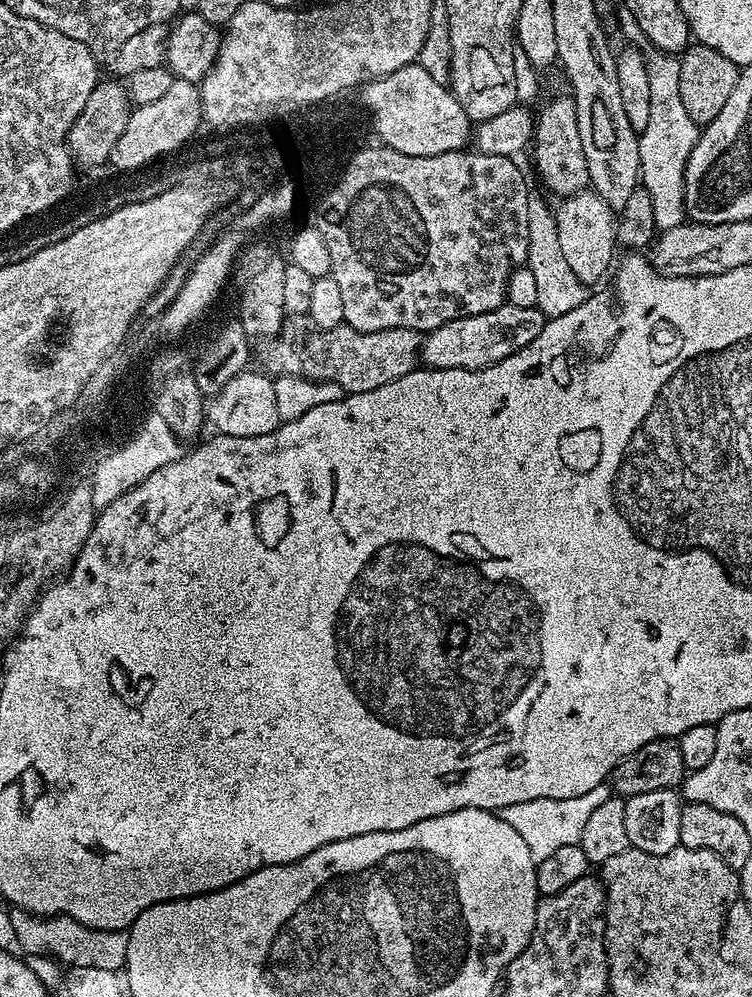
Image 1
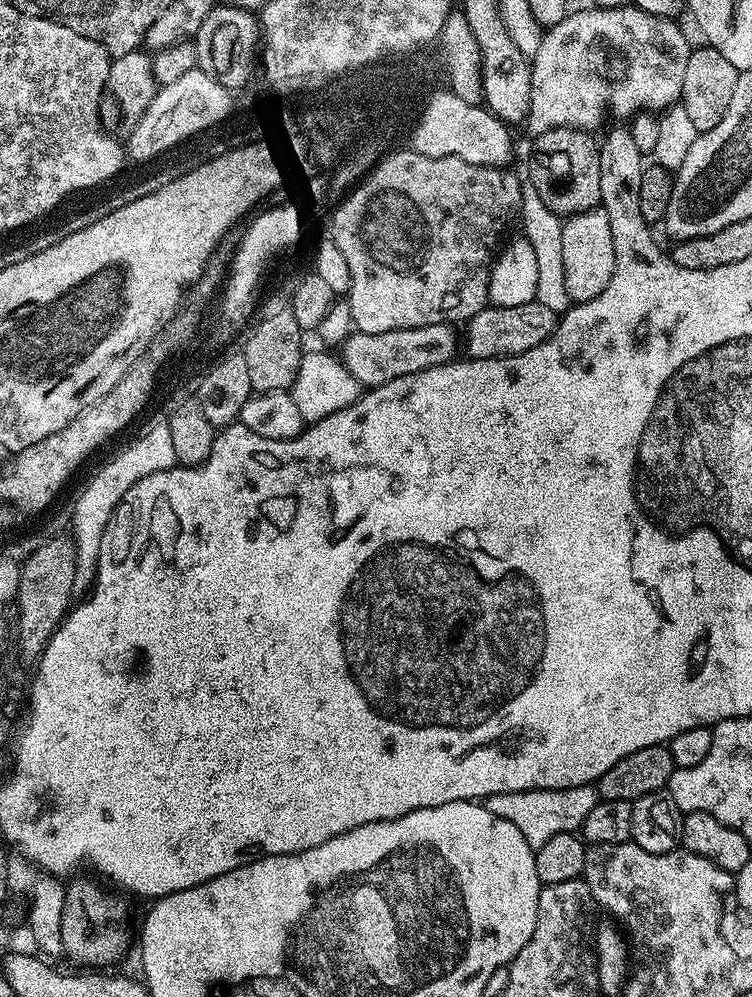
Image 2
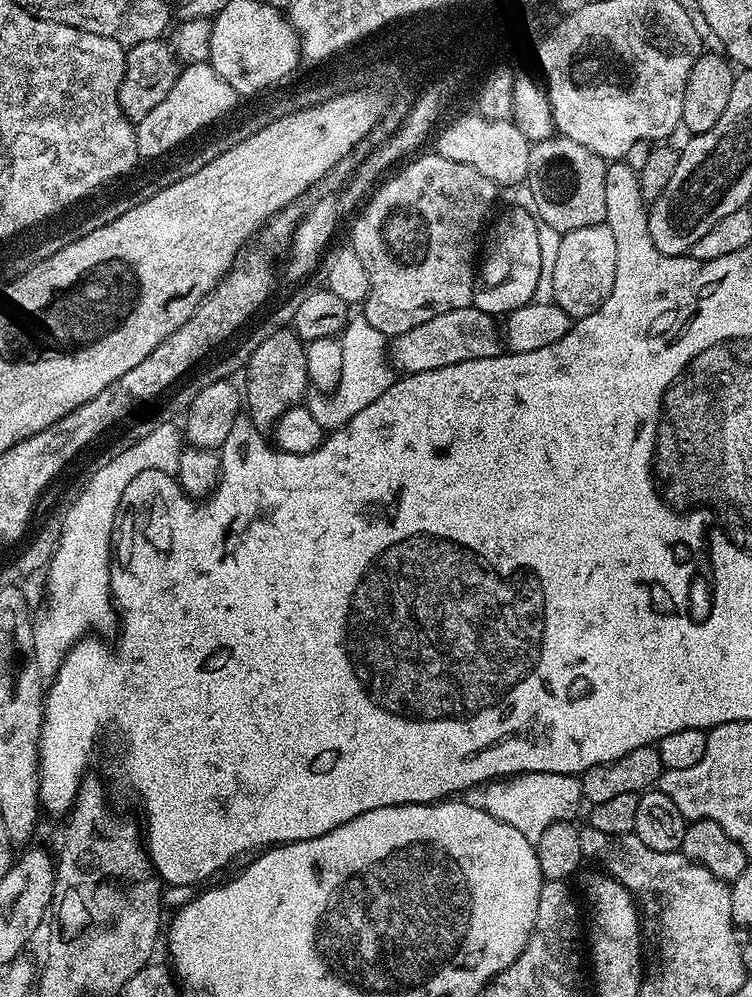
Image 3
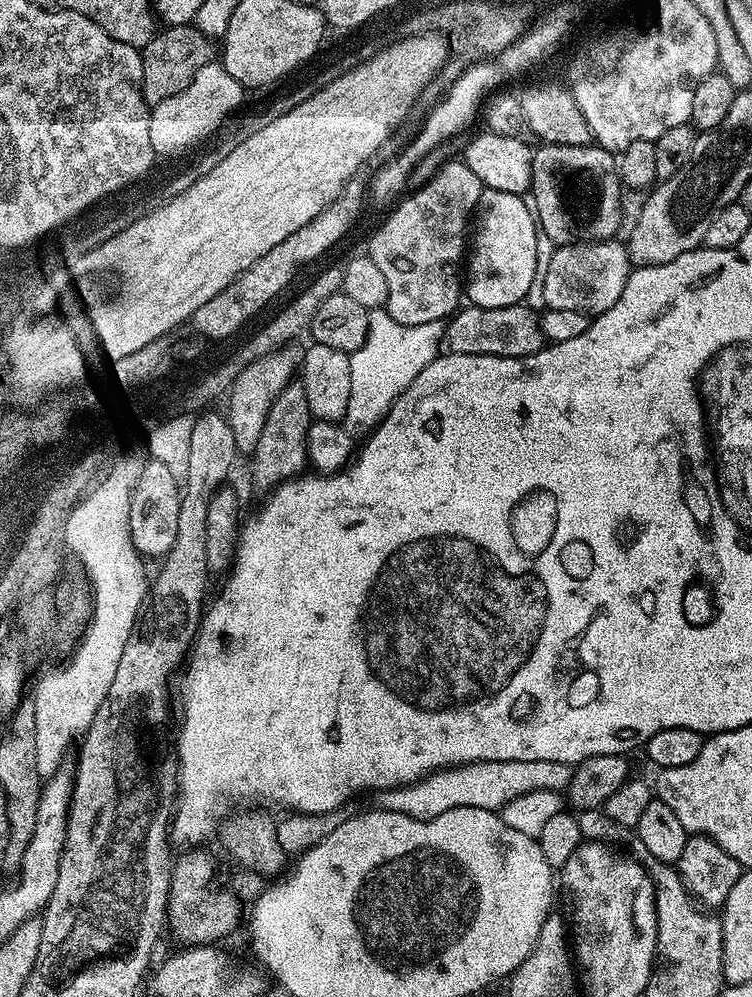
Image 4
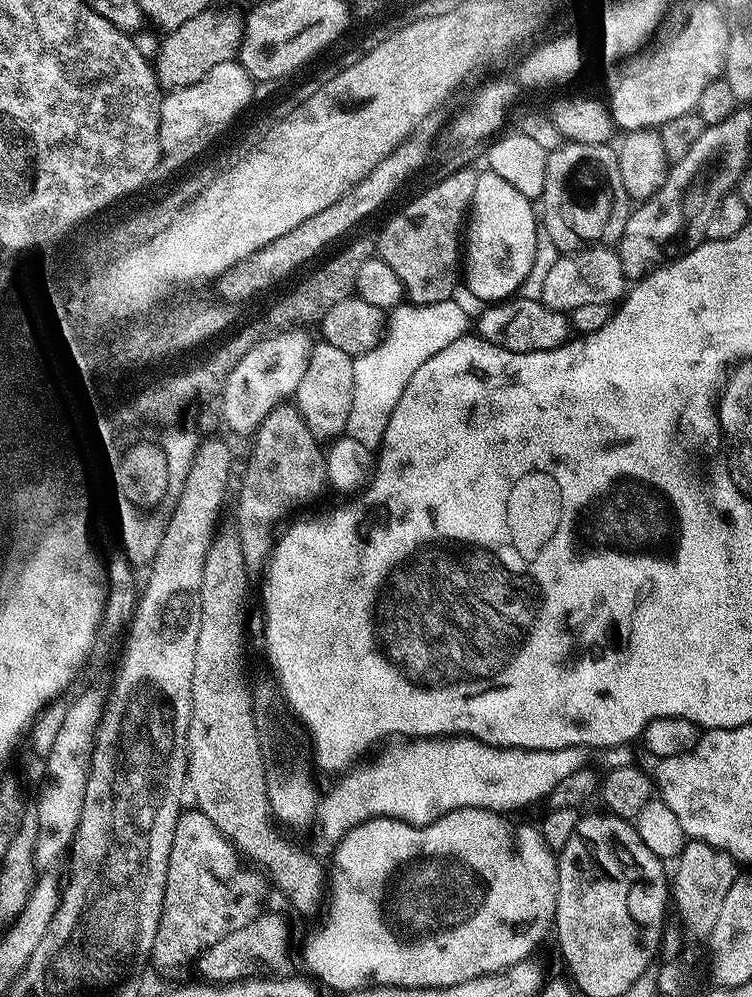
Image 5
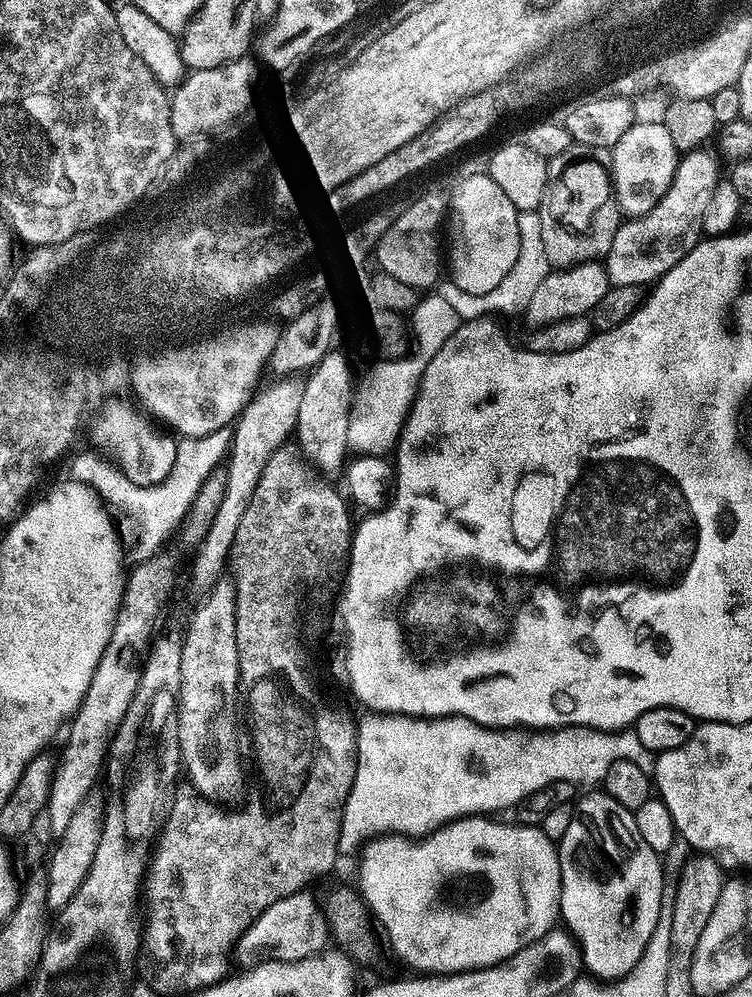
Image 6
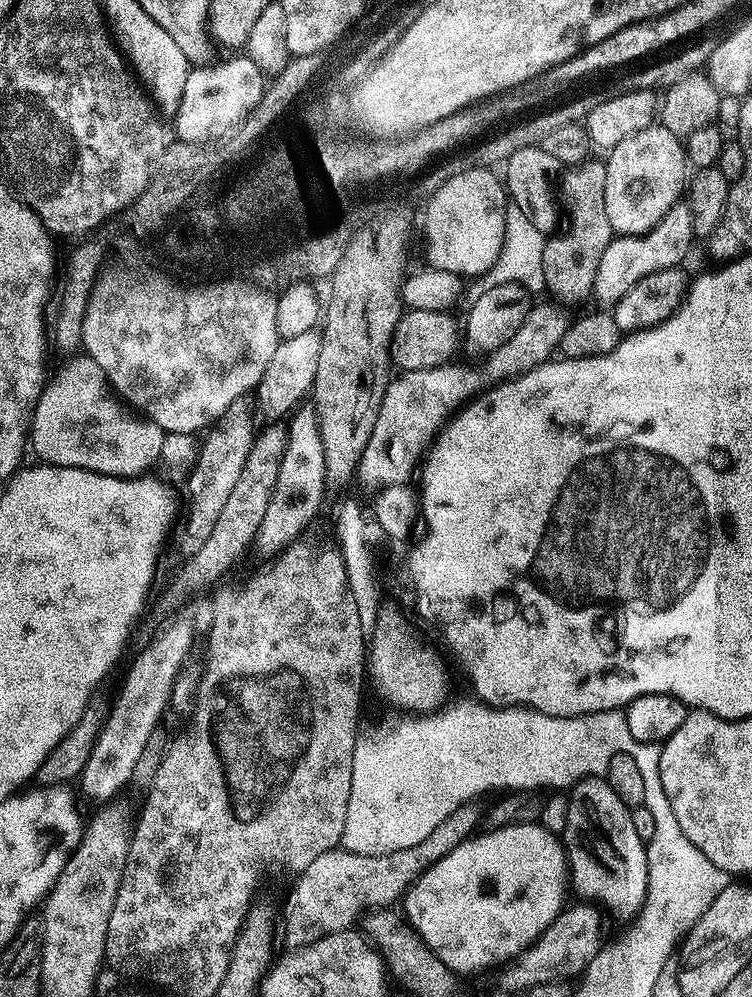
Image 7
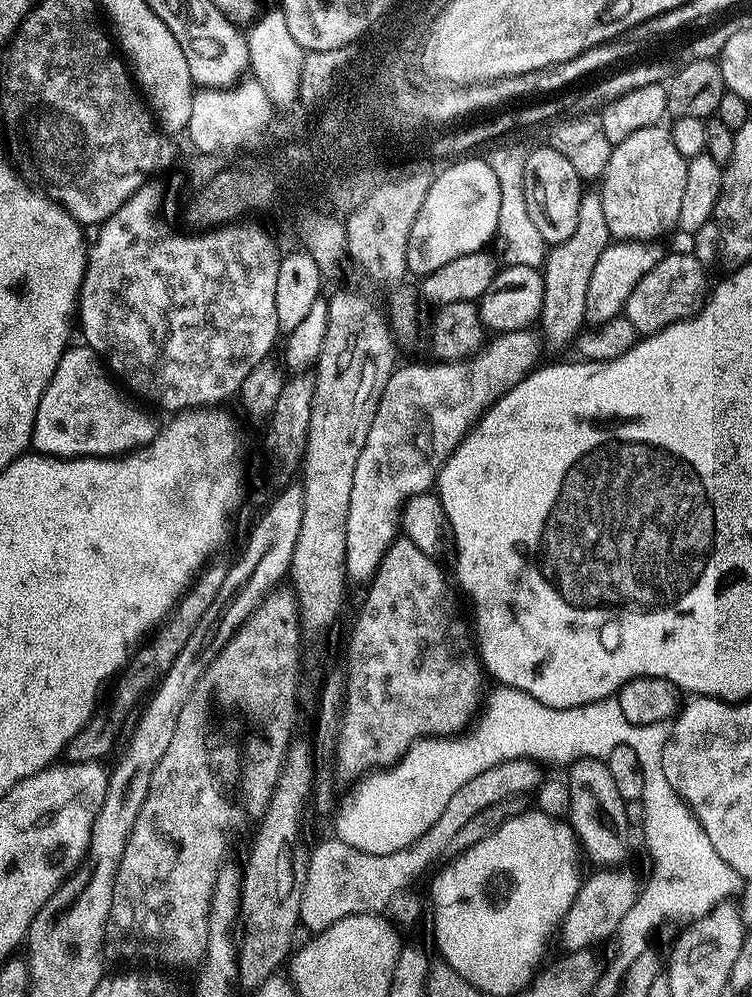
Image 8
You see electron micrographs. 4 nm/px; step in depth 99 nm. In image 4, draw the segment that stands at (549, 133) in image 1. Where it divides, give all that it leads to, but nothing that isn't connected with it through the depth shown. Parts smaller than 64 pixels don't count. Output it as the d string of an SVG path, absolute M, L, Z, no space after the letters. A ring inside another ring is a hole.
M541 143L539 147L532 153L530 189L530 200L534 205L539 231L545 237L548 235L556 246L579 244L582 240L613 239L620 228L620 192L622 193L617 157L595 143L582 146Z

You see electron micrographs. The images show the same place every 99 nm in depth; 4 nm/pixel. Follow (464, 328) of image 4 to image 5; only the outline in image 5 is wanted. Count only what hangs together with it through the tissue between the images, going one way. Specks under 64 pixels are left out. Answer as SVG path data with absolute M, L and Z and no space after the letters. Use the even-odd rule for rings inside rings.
M509 298L493 306L485 307L474 324L475 331L486 342L502 346L511 352L549 352L569 343L574 329L563 312L553 312L539 299ZM569 335L569 336L568 336Z

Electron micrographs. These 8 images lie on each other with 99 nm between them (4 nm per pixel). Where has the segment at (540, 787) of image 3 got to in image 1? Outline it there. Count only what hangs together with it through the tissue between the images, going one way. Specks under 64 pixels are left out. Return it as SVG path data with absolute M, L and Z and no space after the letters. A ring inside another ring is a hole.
M607 783L594 786L594 790L586 790L586 794L578 794L578 798L534 798L534 802L514 802L514 806L499 809L498 815L526 842L530 854L537 862L550 858L554 850L562 846L579 844L582 838L582 829L590 819L590 814L596 807L602 806L610 795Z

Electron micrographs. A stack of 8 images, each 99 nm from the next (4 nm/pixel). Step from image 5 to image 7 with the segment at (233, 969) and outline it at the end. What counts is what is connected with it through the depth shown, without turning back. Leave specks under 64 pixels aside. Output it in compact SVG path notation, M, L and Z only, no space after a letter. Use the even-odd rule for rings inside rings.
M475 803L464 804L446 818L418 846L410 846L406 850L398 850L389 856L363 856L353 852L343 850L333 850L326 854L320 854L310 862L310 866L304 872L295 877L296 885L292 888L292 893L288 896L288 901L284 904L284 913L280 916L280 932L284 935L284 948L291 950L301 948L310 942L318 942L318 938L326 938L330 934L349 931L352 924L361 917L361 914L370 908L387 908L395 905L403 897L409 885L427 870L434 862L438 862L442 857L454 850L463 840L468 839L477 831L476 823L482 820L482 812L476 809Z

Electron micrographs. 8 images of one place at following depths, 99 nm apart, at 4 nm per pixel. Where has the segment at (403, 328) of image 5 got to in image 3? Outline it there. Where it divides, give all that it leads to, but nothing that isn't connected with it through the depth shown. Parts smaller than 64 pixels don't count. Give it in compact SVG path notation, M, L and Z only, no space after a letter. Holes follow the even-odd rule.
M356 310L349 315L348 324L339 337L339 342L342 346L342 378L335 391L327 393L312 390L306 397L306 407L310 410L310 414L314 414L314 420L325 430L346 426L346 422L350 422L354 414L366 410L366 406L370 406L374 398L386 394L394 379L389 341L381 332L374 330L370 322L366 322L363 311Z

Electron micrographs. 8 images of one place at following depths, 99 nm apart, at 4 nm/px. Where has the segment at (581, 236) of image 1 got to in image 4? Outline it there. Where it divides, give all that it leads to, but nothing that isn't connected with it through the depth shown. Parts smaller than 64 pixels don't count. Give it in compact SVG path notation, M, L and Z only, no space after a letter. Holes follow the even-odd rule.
M619 239L582 240L579 244L562 244L555 249L552 257L547 257L545 302L554 310L578 310L589 314L599 314L610 310L628 281L634 267L628 256L627 243Z

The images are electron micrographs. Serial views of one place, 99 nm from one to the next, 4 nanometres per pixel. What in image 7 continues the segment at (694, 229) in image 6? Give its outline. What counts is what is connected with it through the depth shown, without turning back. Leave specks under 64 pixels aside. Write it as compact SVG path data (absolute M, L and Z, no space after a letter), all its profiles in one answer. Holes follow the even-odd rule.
M681 202L673 206L649 232L643 234L620 234L606 246L606 254L602 254L602 262L598 262L598 274L594 274L592 296L600 306L615 306L646 274L654 274L658 270L666 270L683 265L688 251L692 248L694 233L692 230L692 209Z

